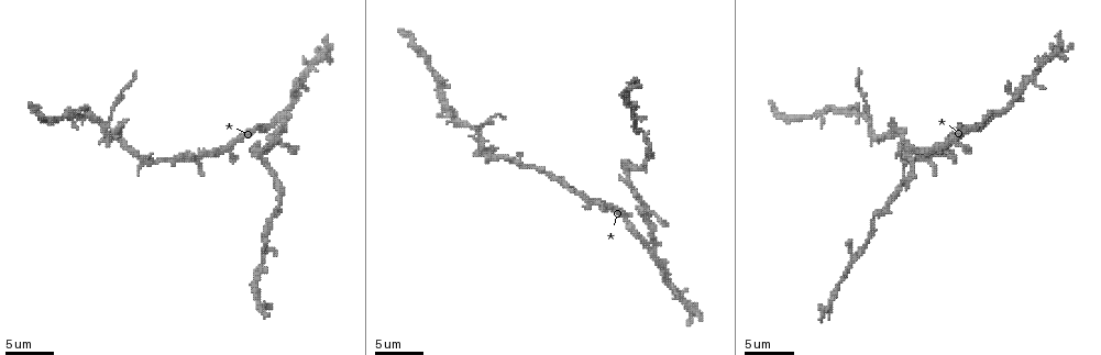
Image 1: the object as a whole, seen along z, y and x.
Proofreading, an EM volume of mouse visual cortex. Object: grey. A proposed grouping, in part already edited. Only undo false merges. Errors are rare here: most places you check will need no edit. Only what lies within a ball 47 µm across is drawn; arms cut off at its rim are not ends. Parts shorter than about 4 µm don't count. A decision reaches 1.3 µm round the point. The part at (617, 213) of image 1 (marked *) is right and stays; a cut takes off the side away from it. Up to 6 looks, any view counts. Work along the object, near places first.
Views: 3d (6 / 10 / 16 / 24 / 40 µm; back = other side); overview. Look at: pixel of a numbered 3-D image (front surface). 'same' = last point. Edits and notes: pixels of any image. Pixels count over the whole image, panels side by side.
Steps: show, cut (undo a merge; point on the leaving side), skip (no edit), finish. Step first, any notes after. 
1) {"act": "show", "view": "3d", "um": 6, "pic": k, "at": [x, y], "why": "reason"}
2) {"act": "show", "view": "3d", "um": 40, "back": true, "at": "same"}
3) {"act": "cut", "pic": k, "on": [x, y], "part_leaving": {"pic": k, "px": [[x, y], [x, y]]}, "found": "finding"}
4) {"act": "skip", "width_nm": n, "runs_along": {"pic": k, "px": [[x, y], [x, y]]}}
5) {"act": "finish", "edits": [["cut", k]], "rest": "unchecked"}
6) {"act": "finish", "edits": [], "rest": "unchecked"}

{"act": "show", "view": "3d", "um": 16, "pic": 1, "at": [984, 121]}

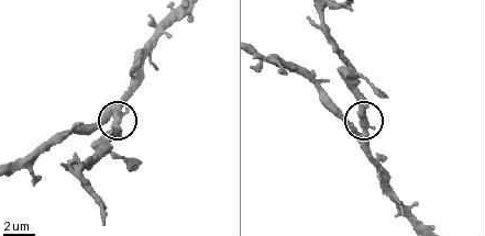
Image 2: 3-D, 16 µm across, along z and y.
{"act": "show", "view": "3d", "um": 6, "pic": 2, "at": [118, 118]}

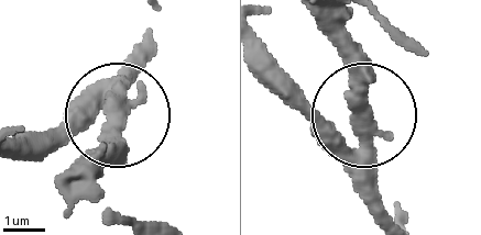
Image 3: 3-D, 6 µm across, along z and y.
{"act": "skip", "runs_along": {"pic": 3, "px": [[21, 152], [63, 145], [112, 113], [116, 71]]}, "found": "all the same neuron"}

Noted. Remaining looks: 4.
{"act": "show", "view": "3d", "um": 10, "pic": 1, "at": [258, 154], "why": "abrupt turn"}

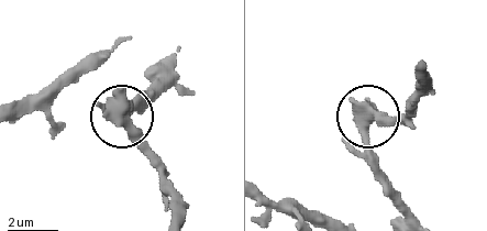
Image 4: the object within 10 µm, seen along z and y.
{"act": "skip", "width_nm": 470, "found": "one neuron here"}

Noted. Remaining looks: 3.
{"act": "show", "view": "3d", "um": 10, "pic": 1, "at": [869, 122]}

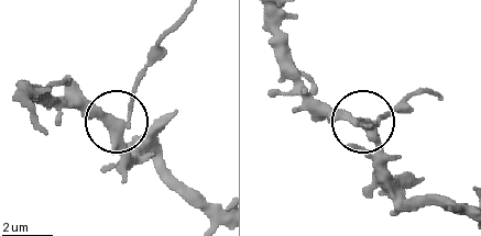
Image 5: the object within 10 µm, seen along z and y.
{"act": "cut", "pic": 5, "on": [135, 91], "width_nm": 280, "part_leaving": {"pic": 5, "px": [[128, 122], [138, 74], [177, 17]]}, "found": "two neurons meet here"}

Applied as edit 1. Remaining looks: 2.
{"act": "finish", "edits": [["cut", 5]], "rest": "unchecked"}

